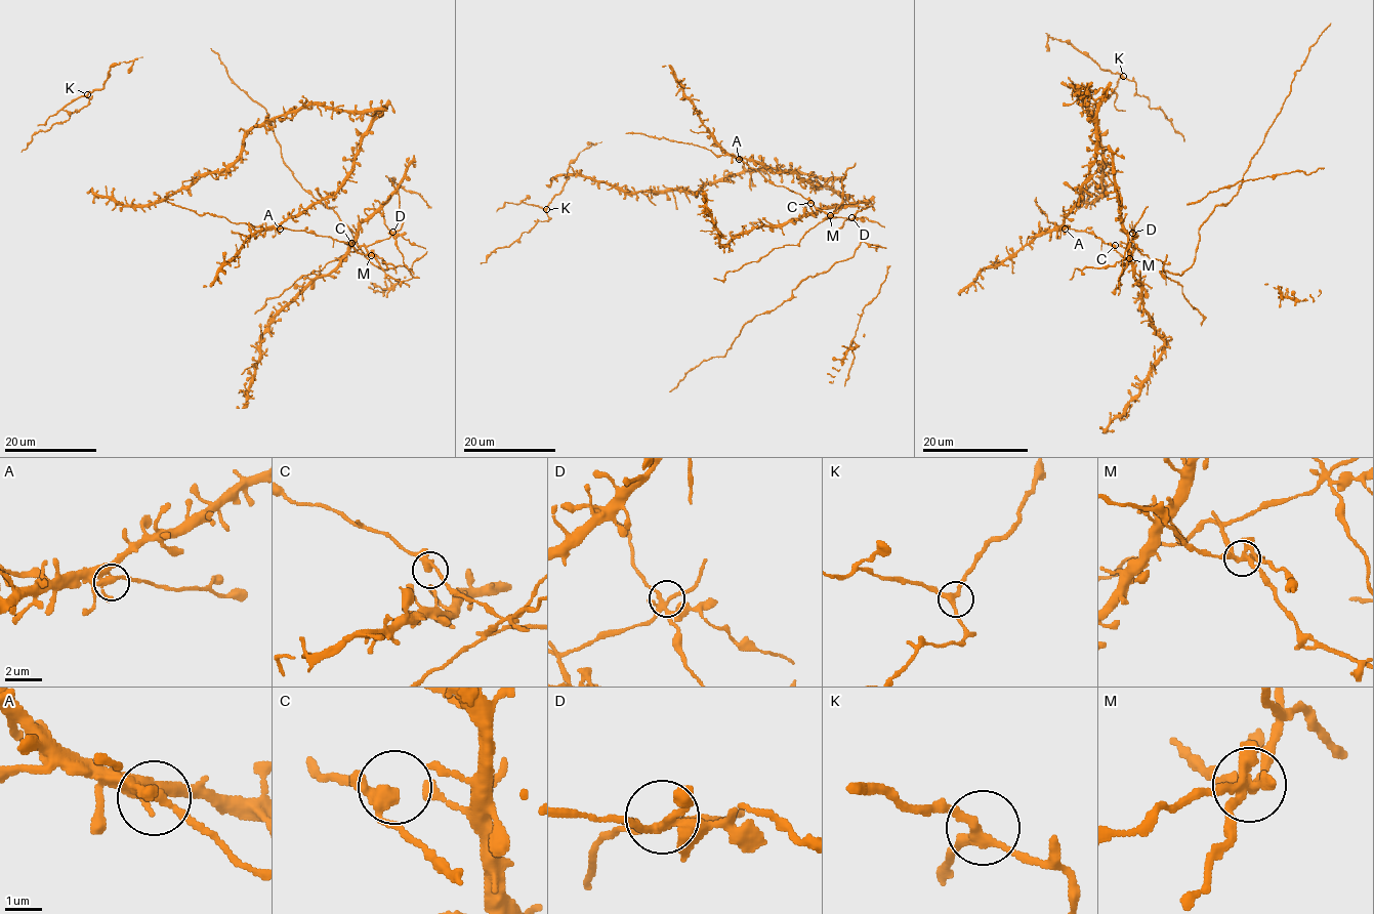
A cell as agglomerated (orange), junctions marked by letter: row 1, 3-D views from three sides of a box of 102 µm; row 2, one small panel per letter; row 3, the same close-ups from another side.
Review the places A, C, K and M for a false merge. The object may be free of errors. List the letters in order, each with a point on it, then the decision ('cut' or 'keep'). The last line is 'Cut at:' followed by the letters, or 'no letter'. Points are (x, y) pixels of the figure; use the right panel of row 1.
A: place (1065, 229); keep
C: place (1115, 245); keep
K: place (1123, 76); keep
M: place (1129, 258); cut
Cut at: M

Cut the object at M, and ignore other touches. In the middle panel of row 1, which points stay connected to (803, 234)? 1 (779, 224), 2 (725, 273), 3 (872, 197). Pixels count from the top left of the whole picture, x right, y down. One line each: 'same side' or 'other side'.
1: other side
2: same side
3: other side

